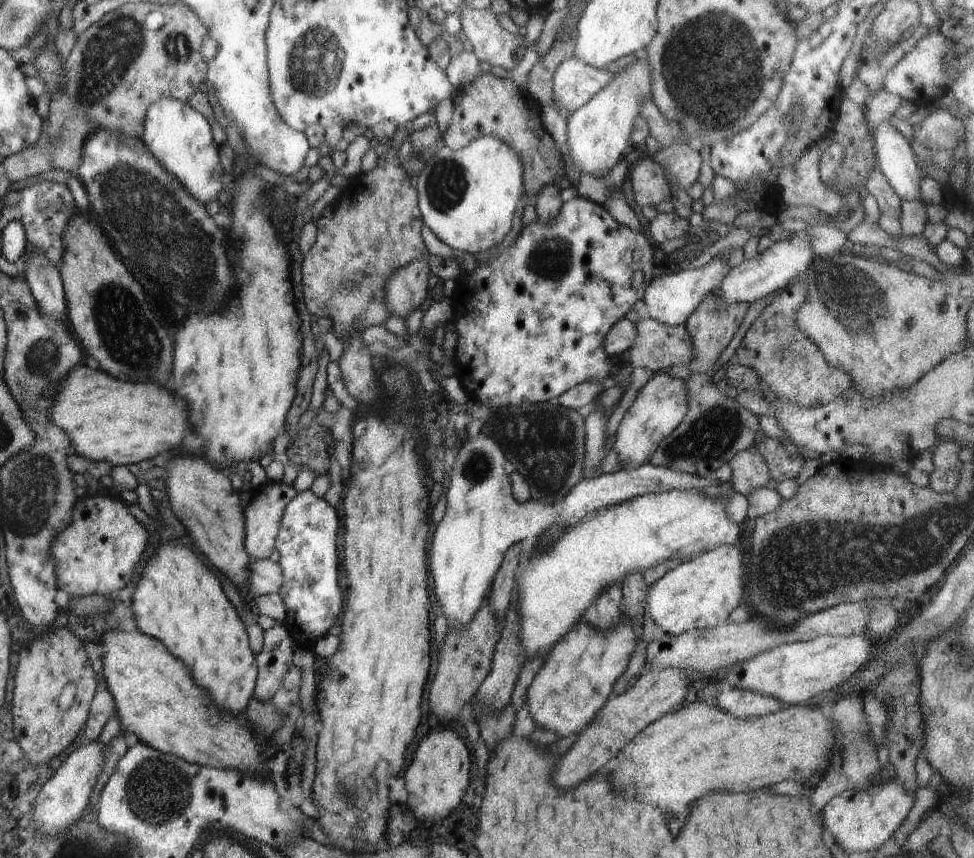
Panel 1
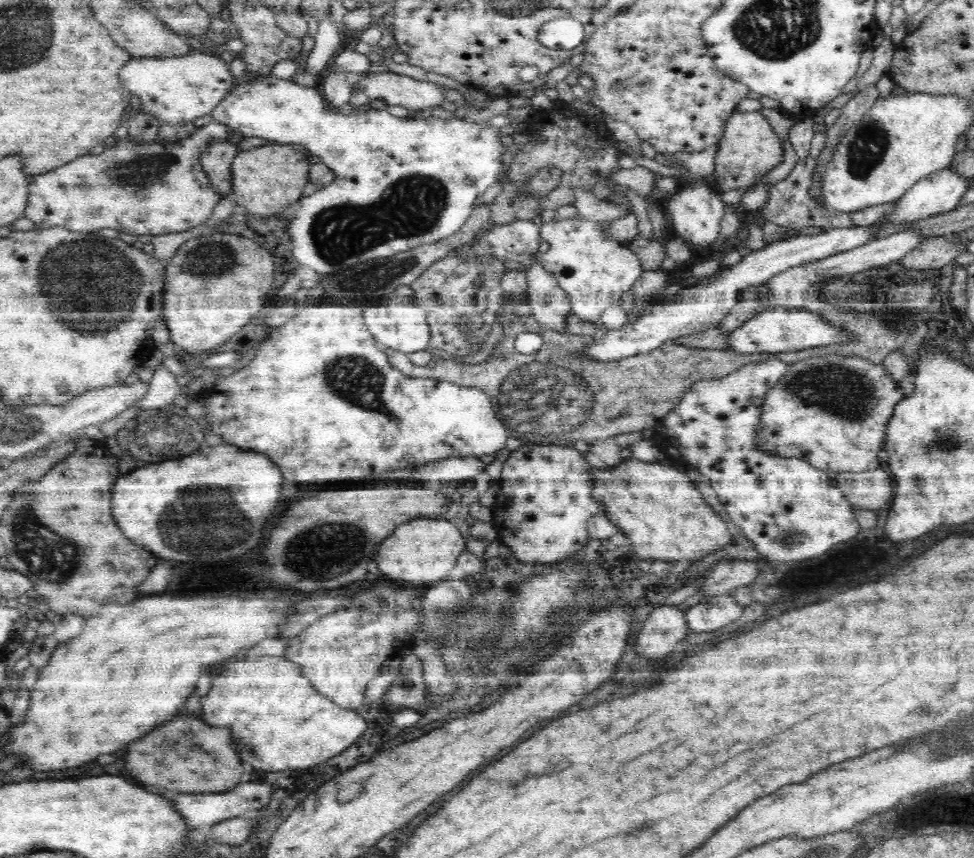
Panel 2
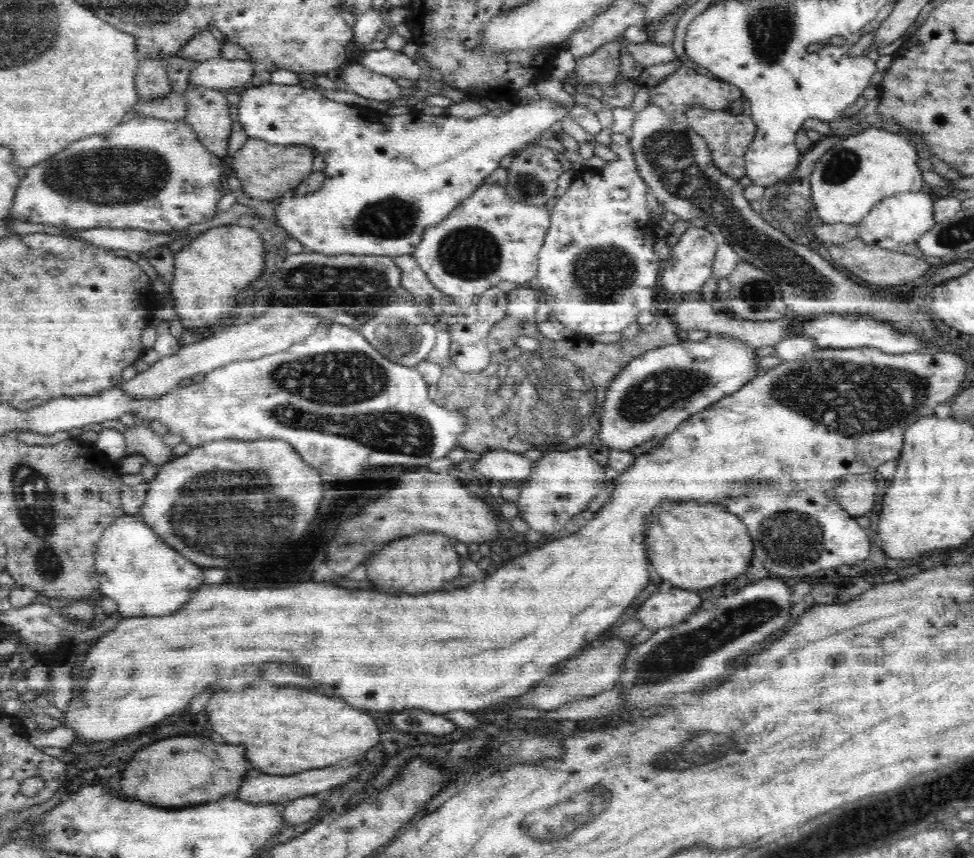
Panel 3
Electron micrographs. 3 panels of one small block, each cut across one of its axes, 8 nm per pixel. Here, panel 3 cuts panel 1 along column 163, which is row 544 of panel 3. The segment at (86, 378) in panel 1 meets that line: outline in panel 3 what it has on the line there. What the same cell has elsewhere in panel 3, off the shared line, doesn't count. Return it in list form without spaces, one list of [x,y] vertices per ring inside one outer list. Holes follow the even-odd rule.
[[[416,534],[416,536],[402,538],[402,540],[394,540],[386,548],[382,548],[378,554],[374,554],[368,560],[368,578],[382,588],[404,590],[408,594],[422,594],[430,590],[438,590],[442,582],[452,580],[458,574],[462,574],[458,562],[460,562],[460,556],[456,554],[447,536]]]

